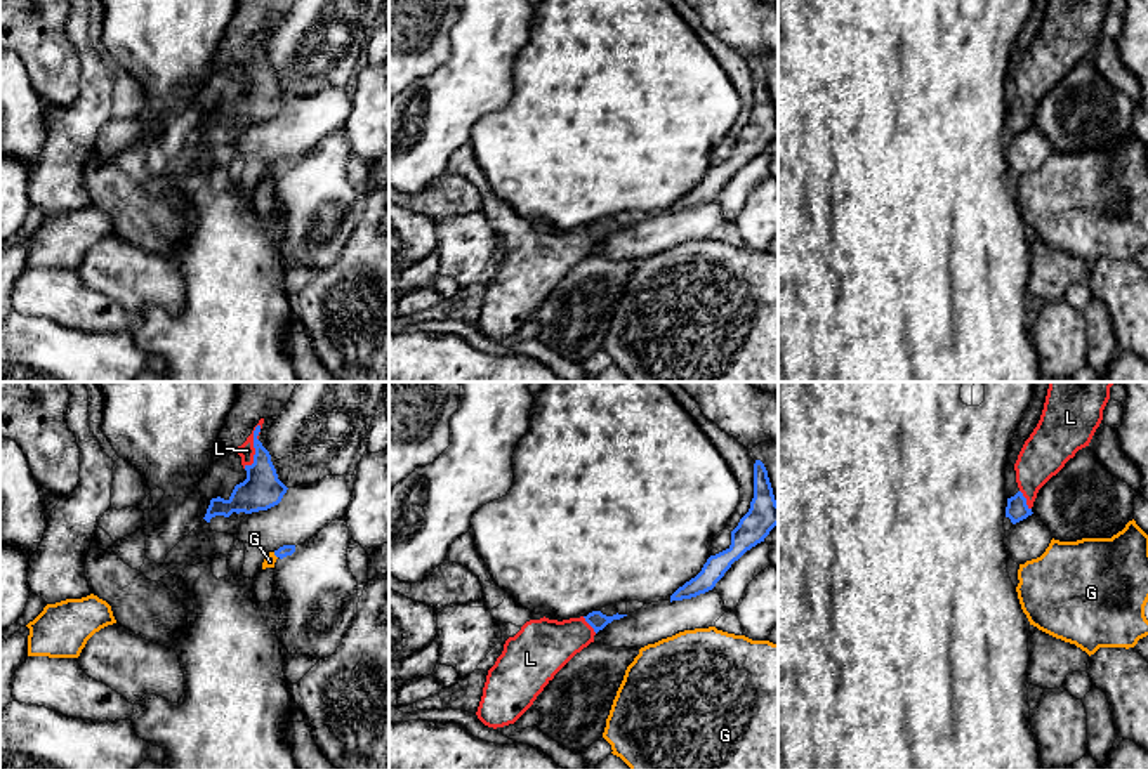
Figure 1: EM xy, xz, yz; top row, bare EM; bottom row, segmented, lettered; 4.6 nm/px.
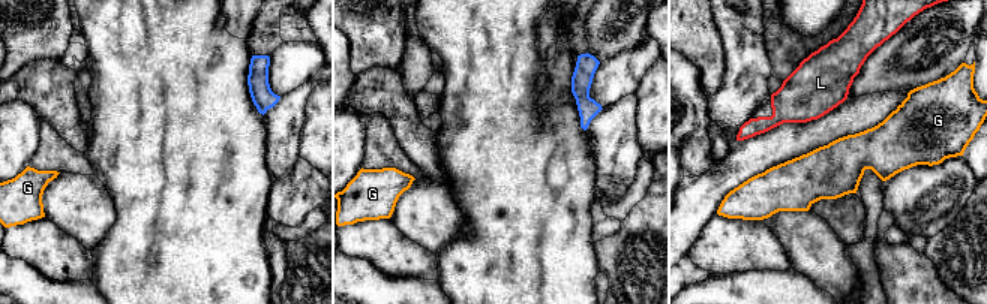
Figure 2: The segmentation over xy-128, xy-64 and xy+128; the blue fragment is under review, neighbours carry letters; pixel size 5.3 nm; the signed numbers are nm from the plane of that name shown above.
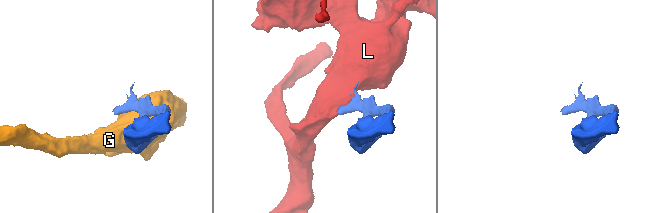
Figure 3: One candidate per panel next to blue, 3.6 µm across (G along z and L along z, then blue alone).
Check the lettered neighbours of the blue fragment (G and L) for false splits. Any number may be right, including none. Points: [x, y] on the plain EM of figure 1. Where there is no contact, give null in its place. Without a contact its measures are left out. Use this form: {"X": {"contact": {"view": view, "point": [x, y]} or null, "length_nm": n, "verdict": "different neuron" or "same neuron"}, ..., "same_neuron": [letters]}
{"G": {"contact": {"view": "xy", "point": [275, 165]}, "length_nm": 40, "verdict": "different neuron"}, "L": {"contact": {"view": "xy", "point": [254, 58]}, "length_nm": 220, "verdict": "same neuron"}, "same_neuron": ["L"]}

